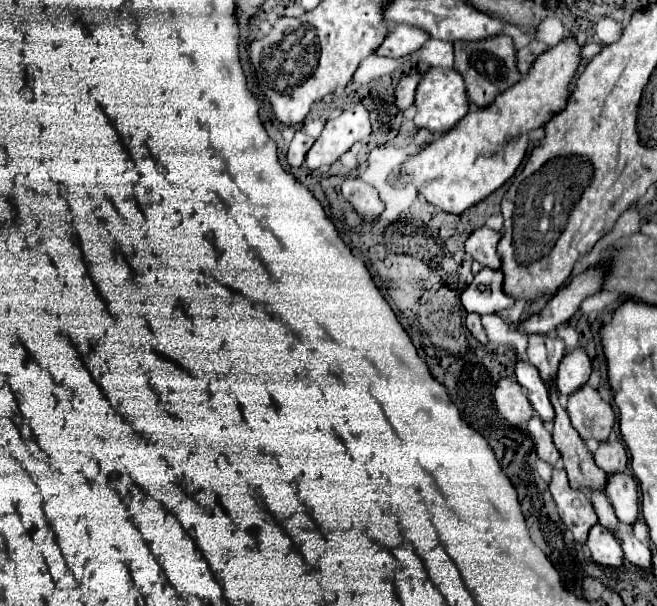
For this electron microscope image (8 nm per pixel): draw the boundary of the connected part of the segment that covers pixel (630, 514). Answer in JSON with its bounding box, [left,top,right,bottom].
[605,472,639,524]

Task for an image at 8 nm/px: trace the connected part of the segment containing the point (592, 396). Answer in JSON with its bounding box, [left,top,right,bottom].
[567,384,615,442]

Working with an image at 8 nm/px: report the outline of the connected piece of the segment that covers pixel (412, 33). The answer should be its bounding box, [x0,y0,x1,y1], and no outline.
[377,24,429,58]

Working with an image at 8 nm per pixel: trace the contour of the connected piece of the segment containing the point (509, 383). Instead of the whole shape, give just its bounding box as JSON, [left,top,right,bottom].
[495,378,533,426]

